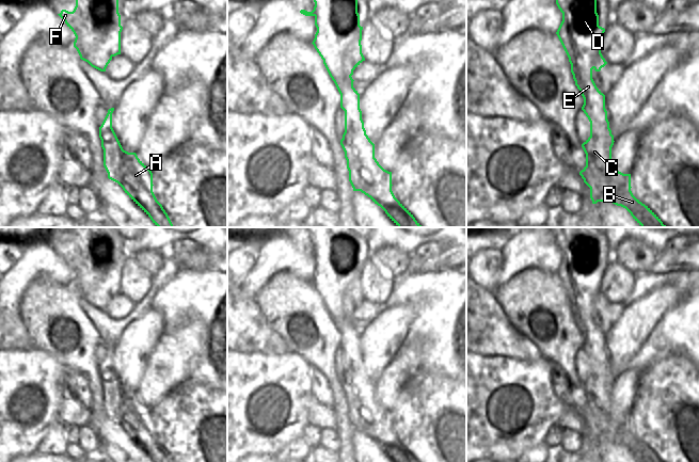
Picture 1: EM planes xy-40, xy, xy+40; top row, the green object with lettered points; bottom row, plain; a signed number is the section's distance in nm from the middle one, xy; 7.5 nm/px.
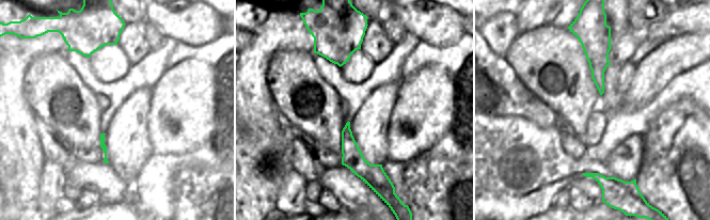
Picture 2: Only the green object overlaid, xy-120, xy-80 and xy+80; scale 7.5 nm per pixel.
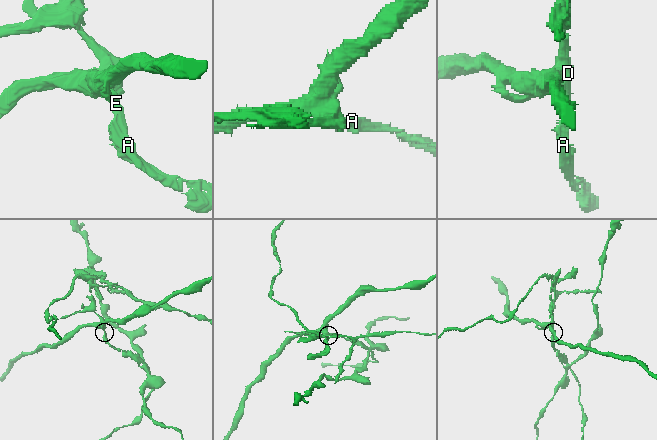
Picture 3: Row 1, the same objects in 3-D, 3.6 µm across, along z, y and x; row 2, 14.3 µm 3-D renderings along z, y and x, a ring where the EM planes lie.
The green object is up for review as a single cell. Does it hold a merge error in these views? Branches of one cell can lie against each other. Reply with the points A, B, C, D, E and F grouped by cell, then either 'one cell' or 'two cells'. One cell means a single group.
groups A B C E / D F; two cells

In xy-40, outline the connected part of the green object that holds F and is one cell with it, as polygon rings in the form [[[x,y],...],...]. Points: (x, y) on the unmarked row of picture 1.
[[[76,237],[76,245],[73,251],[62,249],[61,252],[58,254],[65,260],[67,266],[74,271],[76,275],[75,281],[77,281],[80,275],[80,269],[82,267],[82,250],[78,243],[78,238]]]

